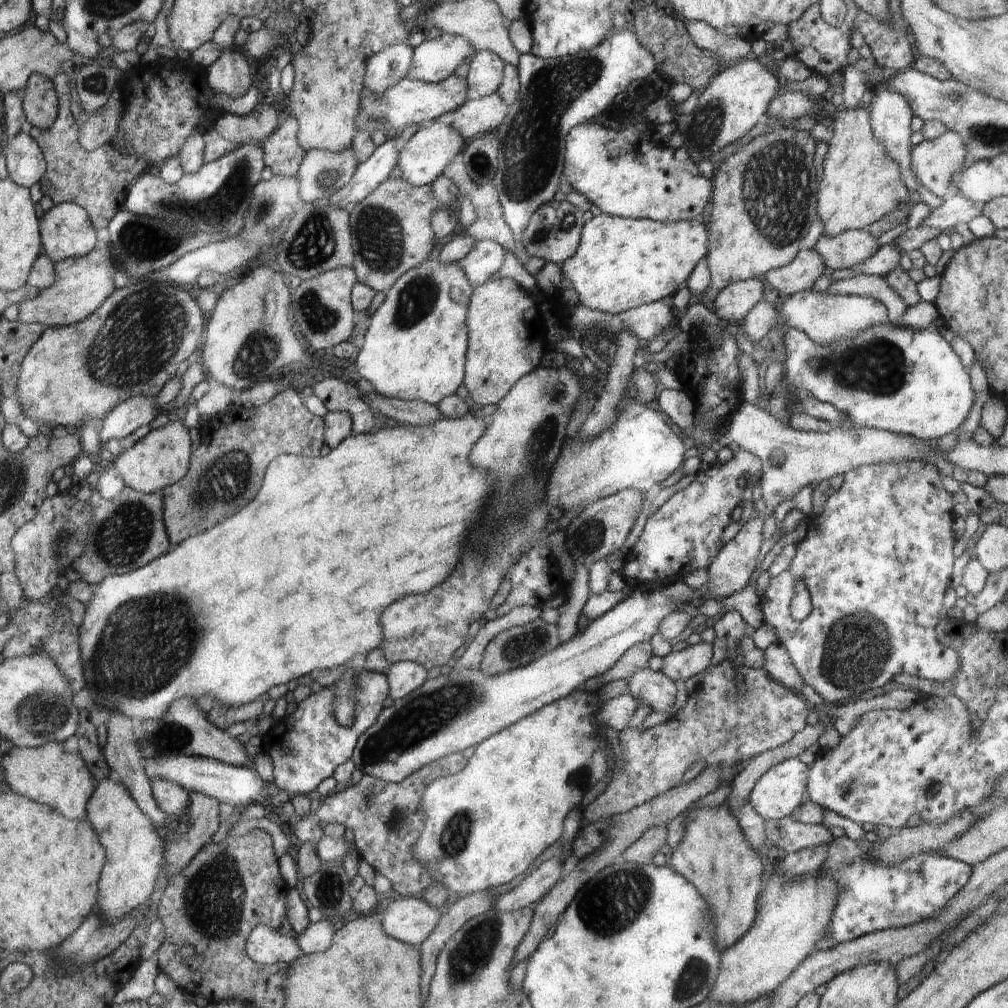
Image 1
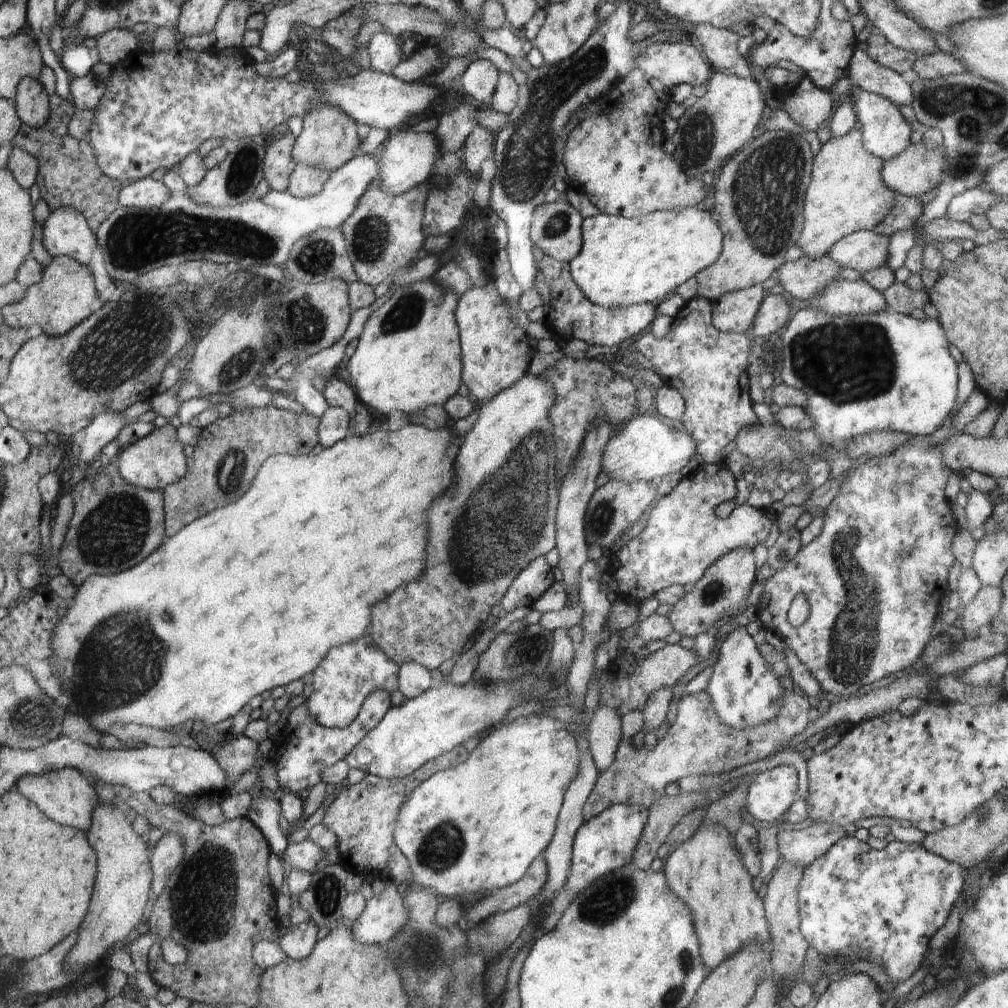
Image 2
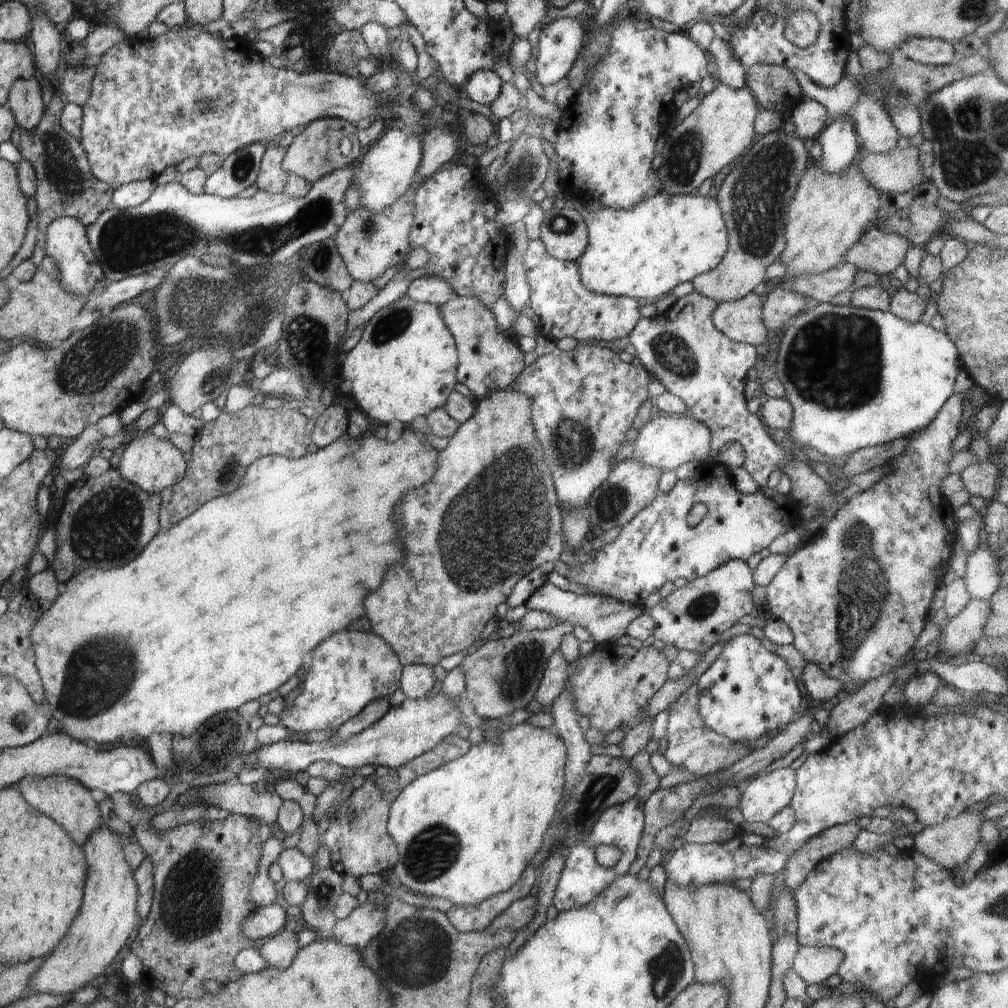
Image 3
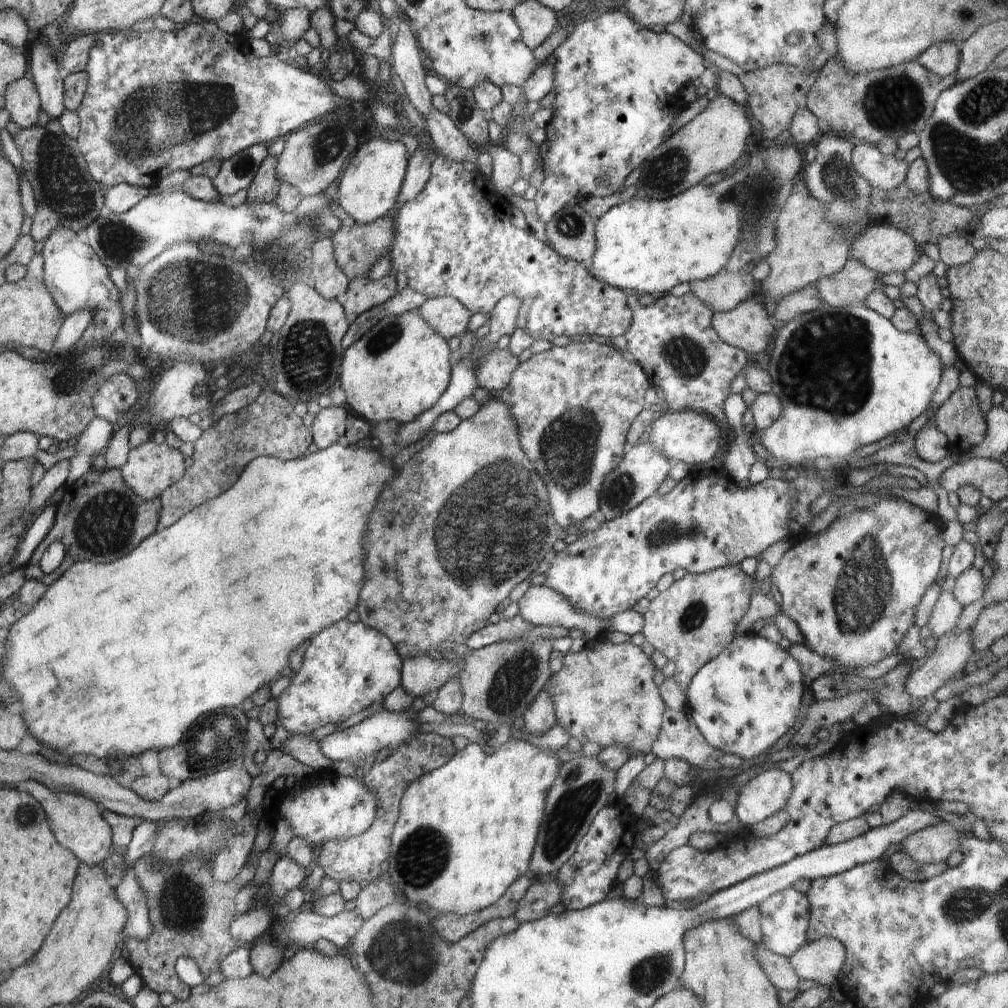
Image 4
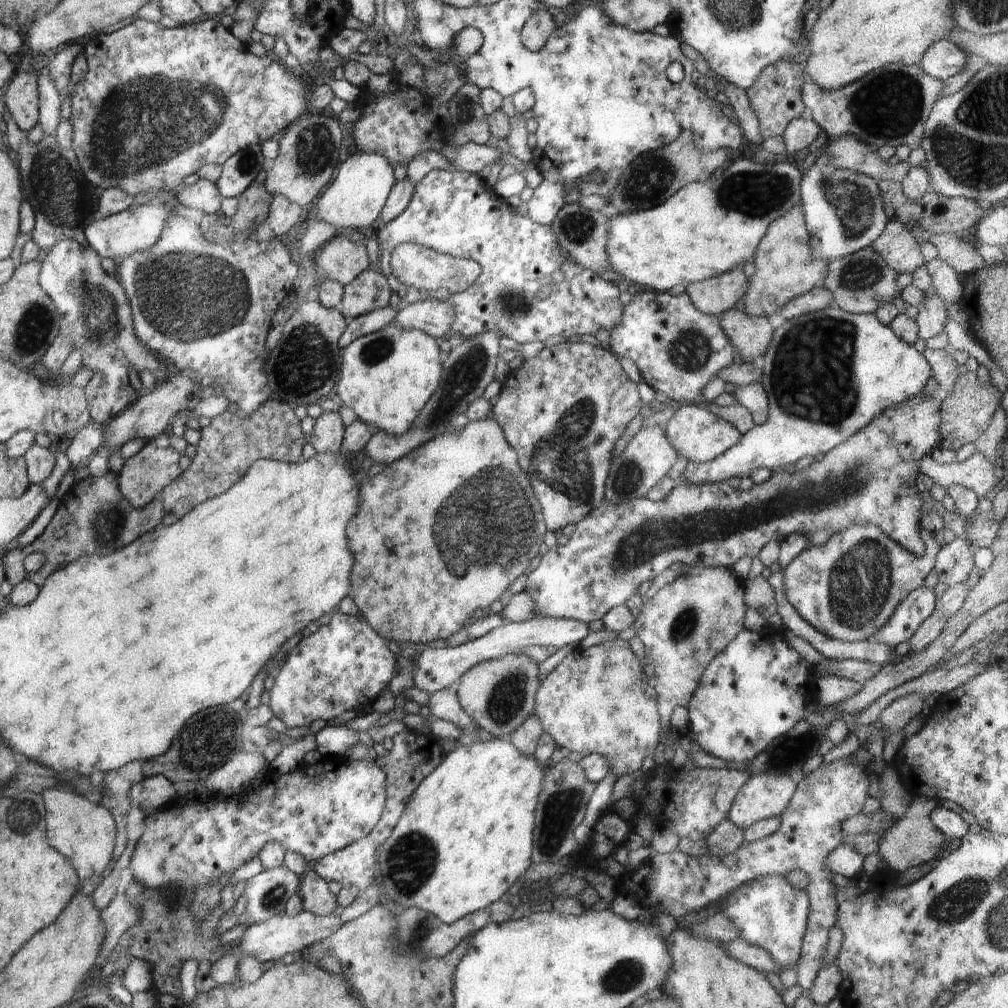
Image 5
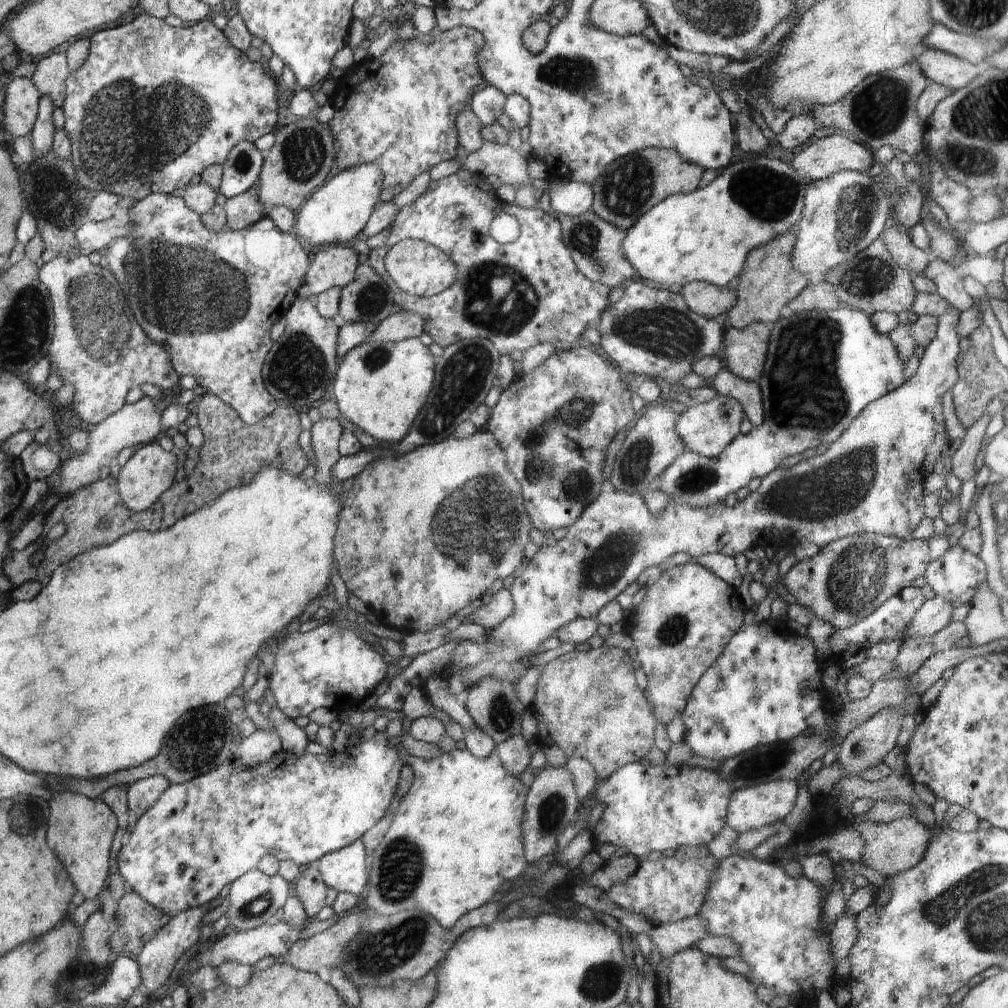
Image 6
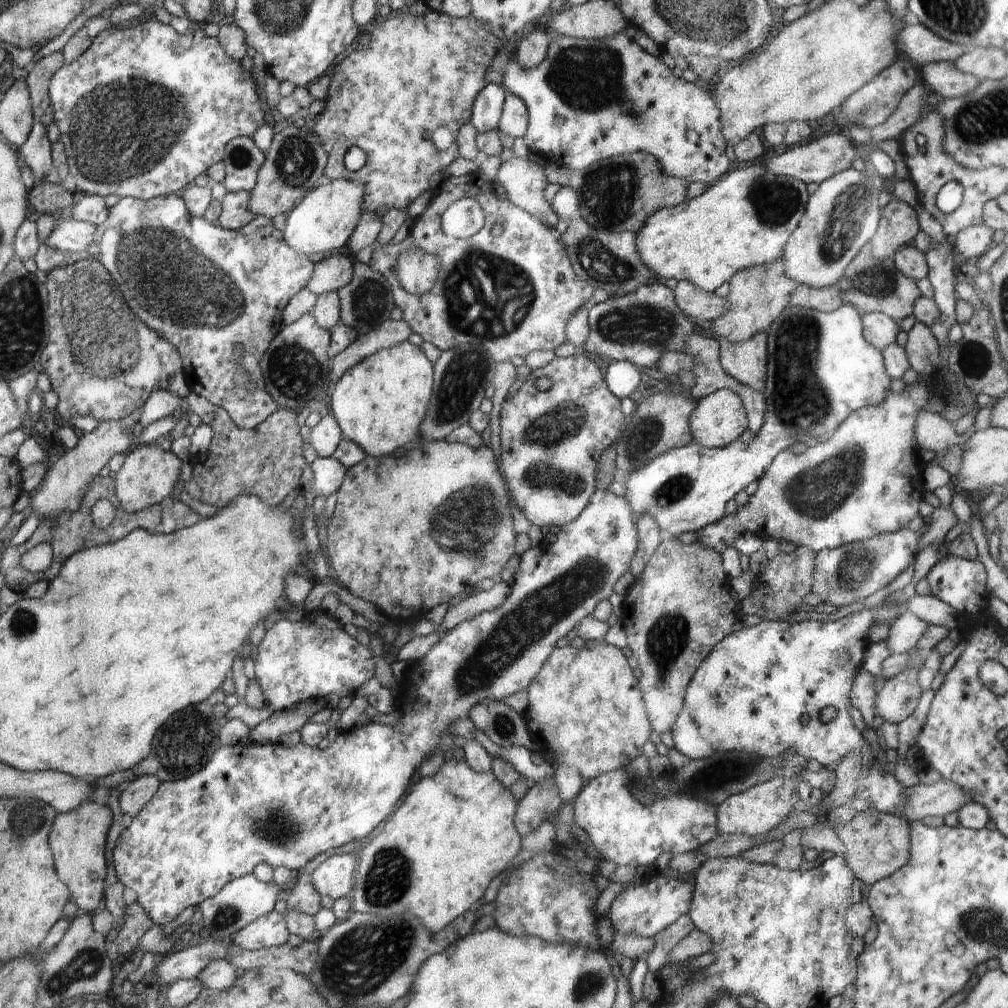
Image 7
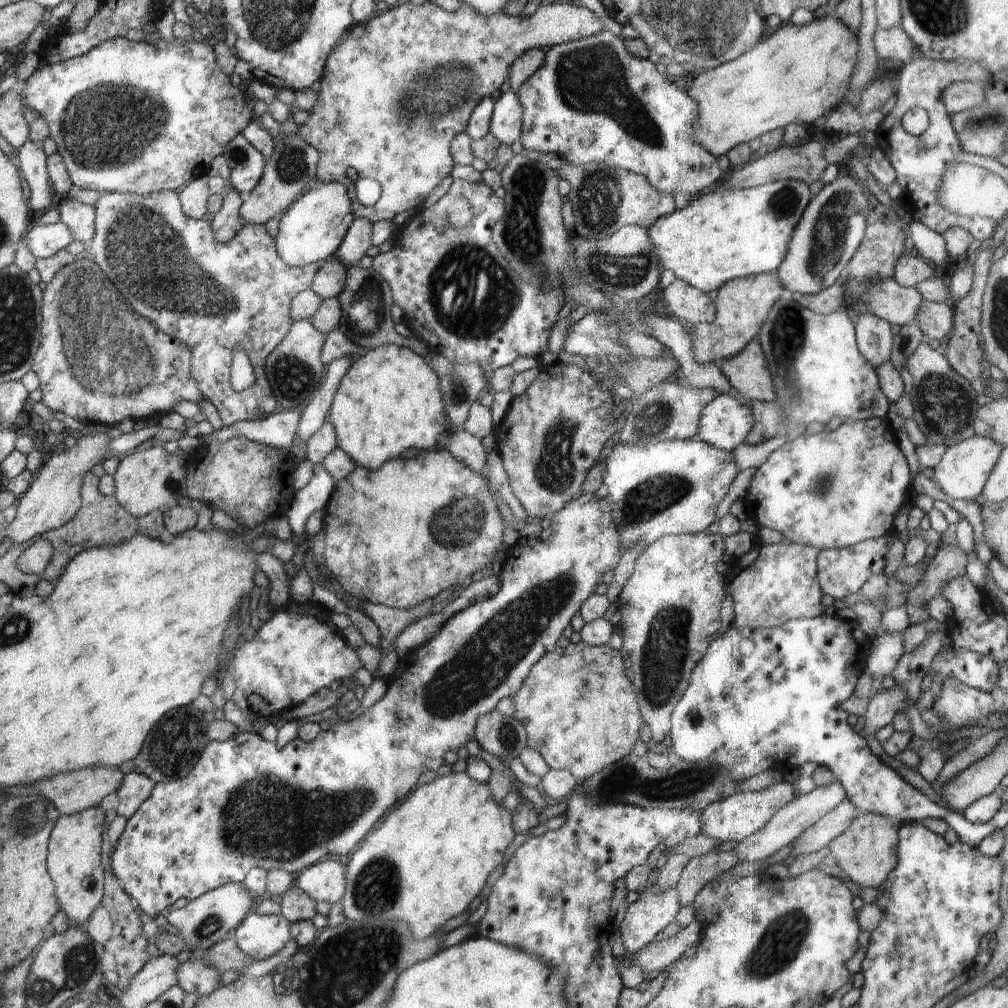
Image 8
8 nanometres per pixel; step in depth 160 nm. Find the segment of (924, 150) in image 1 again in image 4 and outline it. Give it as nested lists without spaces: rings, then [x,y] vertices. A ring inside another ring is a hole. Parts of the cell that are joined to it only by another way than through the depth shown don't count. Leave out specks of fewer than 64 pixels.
[[[855,141],[851,159],[858,174],[861,174],[872,188],[889,191],[906,180],[909,167],[906,159],[882,154],[876,145],[866,141]]]

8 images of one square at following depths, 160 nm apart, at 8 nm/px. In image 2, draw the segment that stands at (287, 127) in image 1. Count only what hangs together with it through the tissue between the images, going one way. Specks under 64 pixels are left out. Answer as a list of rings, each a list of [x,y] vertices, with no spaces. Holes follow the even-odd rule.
[[[289,134],[265,149],[264,179],[271,190],[287,191],[290,176],[297,164],[292,160],[295,138]]]

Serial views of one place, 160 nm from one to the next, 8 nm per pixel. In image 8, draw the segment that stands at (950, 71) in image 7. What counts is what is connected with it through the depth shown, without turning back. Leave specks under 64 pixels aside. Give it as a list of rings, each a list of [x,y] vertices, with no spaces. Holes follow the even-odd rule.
[[[975,81],[950,84],[942,92],[942,103],[949,116],[972,110],[984,102],[983,87]]]

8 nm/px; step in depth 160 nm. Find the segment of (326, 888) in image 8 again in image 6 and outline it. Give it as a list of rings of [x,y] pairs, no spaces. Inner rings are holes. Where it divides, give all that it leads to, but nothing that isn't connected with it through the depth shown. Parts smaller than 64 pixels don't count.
[[[359,839],[357,843],[350,844],[350,847],[325,855],[318,862],[318,869],[329,888],[338,893],[361,896],[368,882],[368,870],[364,860],[364,844]]]

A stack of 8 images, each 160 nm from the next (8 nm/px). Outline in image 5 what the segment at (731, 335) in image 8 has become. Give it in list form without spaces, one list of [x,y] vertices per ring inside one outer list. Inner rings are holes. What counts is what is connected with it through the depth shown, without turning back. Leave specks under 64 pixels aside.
[[[794,206],[786,216],[774,220],[758,244],[753,257],[755,272],[748,280],[748,289],[740,306],[748,316],[770,317],[798,296],[822,285],[826,279],[827,262],[812,258],[810,234],[804,222],[802,206]]]

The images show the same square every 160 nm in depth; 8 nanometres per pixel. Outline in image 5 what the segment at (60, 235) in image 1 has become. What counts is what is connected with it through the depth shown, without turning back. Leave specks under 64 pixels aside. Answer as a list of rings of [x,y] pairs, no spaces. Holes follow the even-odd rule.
[[[62,240],[58,243],[44,258],[41,264],[40,275],[41,288],[52,298],[54,305],[57,306],[57,312],[61,316],[62,328],[58,332],[58,336],[68,336],[72,338],[73,348],[84,348],[84,360],[82,360],[82,368],[90,368],[93,370],[93,376],[88,382],[84,392],[88,401],[89,415],[92,417],[92,423],[104,427],[104,422],[112,421],[114,416],[118,416],[136,402],[139,395],[134,392],[134,388],[128,382],[128,374],[130,370],[134,370],[136,374],[142,374],[144,370],[149,370],[159,381],[164,380],[168,376],[167,366],[153,352],[148,352],[146,344],[142,344],[138,340],[138,336],[132,326],[132,310],[128,304],[128,298],[124,294],[124,288],[118,284],[116,278],[108,276],[102,266],[100,266],[100,255],[88,246],[82,246],[78,242],[71,240]]]

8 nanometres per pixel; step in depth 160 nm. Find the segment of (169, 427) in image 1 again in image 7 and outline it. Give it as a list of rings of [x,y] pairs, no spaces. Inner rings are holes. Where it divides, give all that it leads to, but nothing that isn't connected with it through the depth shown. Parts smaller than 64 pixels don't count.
[[[157,444],[132,447],[125,454],[124,463],[115,479],[118,501],[122,502],[122,509],[128,513],[136,513],[147,507],[160,506],[162,500],[169,498],[168,494],[178,480],[180,466],[182,460],[176,454],[161,450]]]

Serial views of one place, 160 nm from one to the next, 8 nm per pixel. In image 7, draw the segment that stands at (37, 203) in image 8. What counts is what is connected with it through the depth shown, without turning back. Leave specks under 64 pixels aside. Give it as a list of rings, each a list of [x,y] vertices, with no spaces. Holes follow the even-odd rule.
[[[34,124],[32,134],[19,152],[22,152],[23,164],[28,166],[32,174],[46,179],[54,173],[52,144],[48,140],[47,126],[44,124]]]

